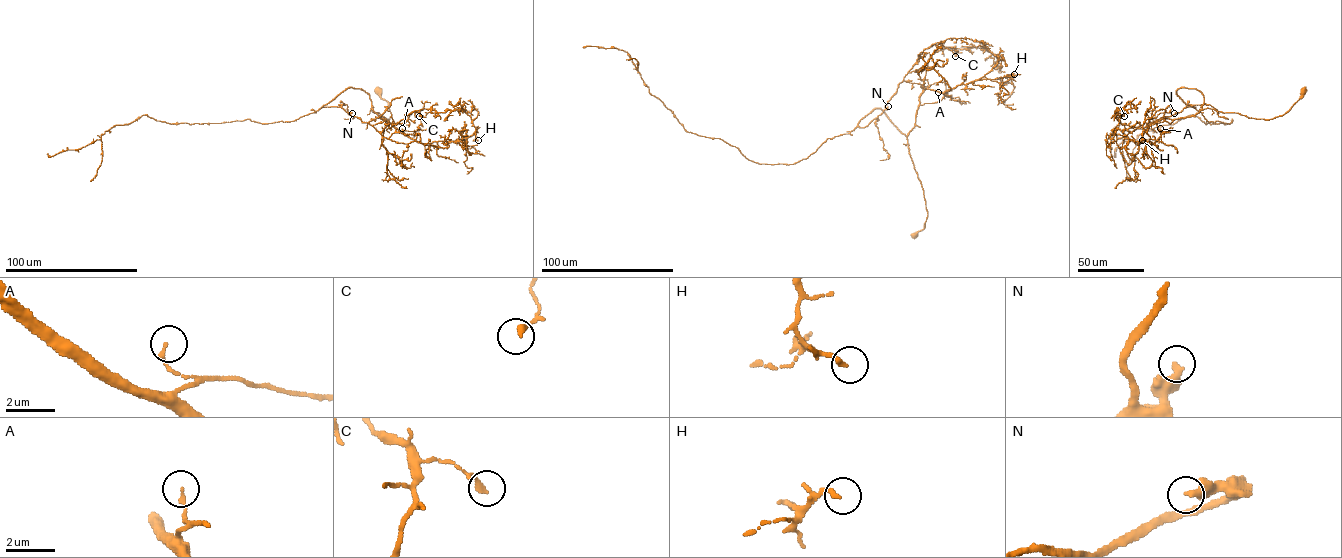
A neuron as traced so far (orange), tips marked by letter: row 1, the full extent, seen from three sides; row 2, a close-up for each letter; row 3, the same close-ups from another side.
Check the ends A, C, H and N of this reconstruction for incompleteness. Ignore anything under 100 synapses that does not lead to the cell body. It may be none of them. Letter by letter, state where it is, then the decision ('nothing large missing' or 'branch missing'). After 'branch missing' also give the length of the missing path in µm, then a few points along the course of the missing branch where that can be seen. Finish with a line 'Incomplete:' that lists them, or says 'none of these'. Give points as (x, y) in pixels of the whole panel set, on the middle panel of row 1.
A: place (938, 92); nothing large missing
C: place (955, 56); nothing large missing
H: place (1014, 74); nothing large missing
N: place (888, 106); nothing large missing
Incomplete: none of these

